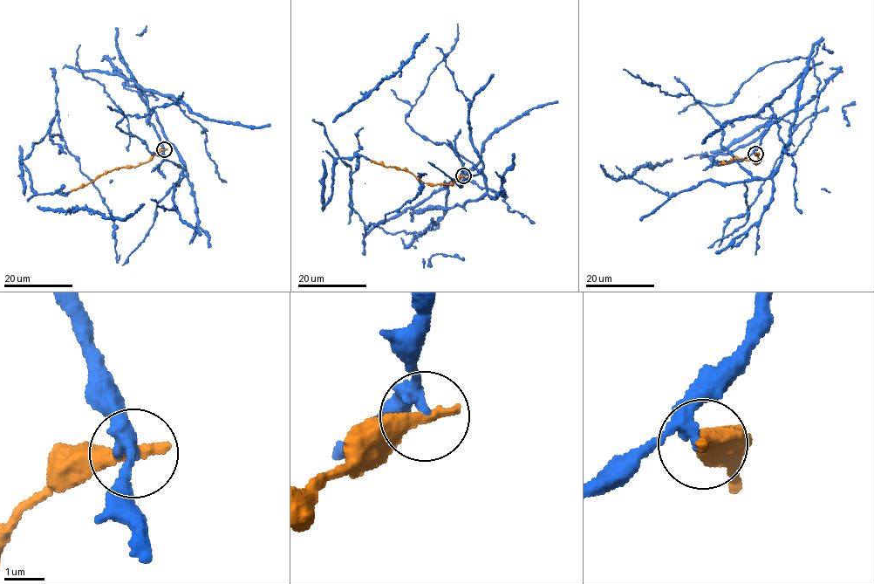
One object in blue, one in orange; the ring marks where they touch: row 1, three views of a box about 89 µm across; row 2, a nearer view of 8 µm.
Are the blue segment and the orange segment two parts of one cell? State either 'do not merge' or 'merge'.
merge

